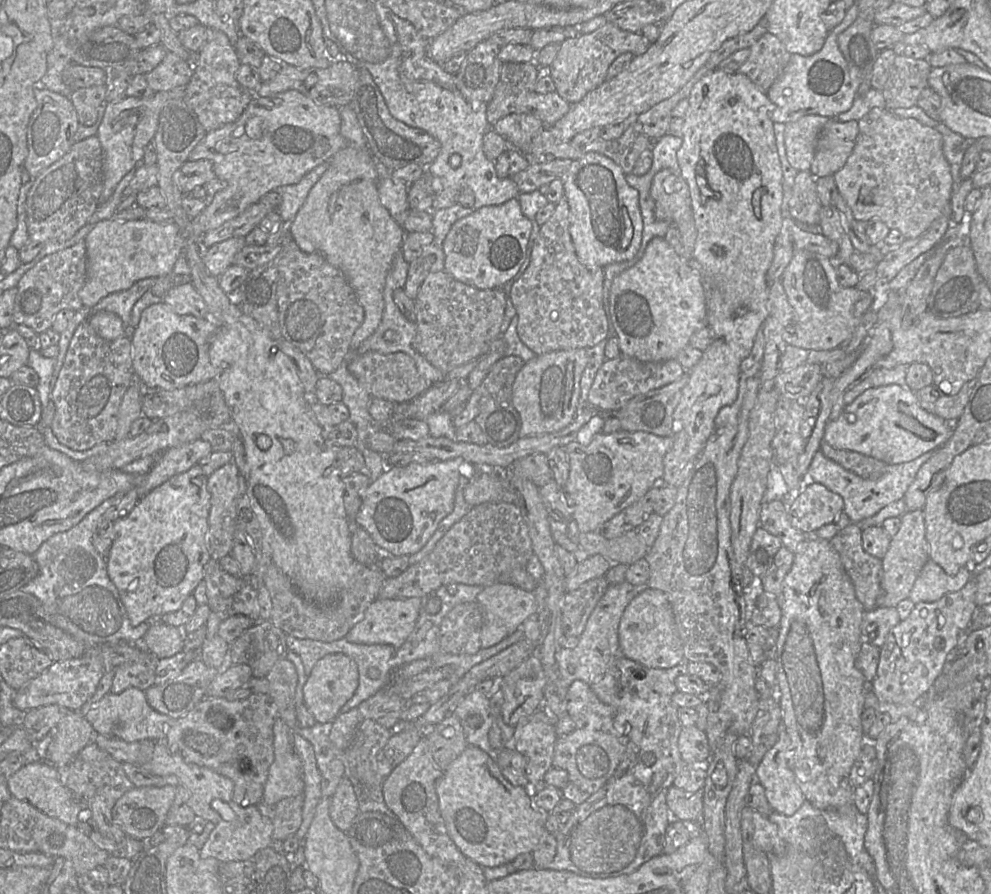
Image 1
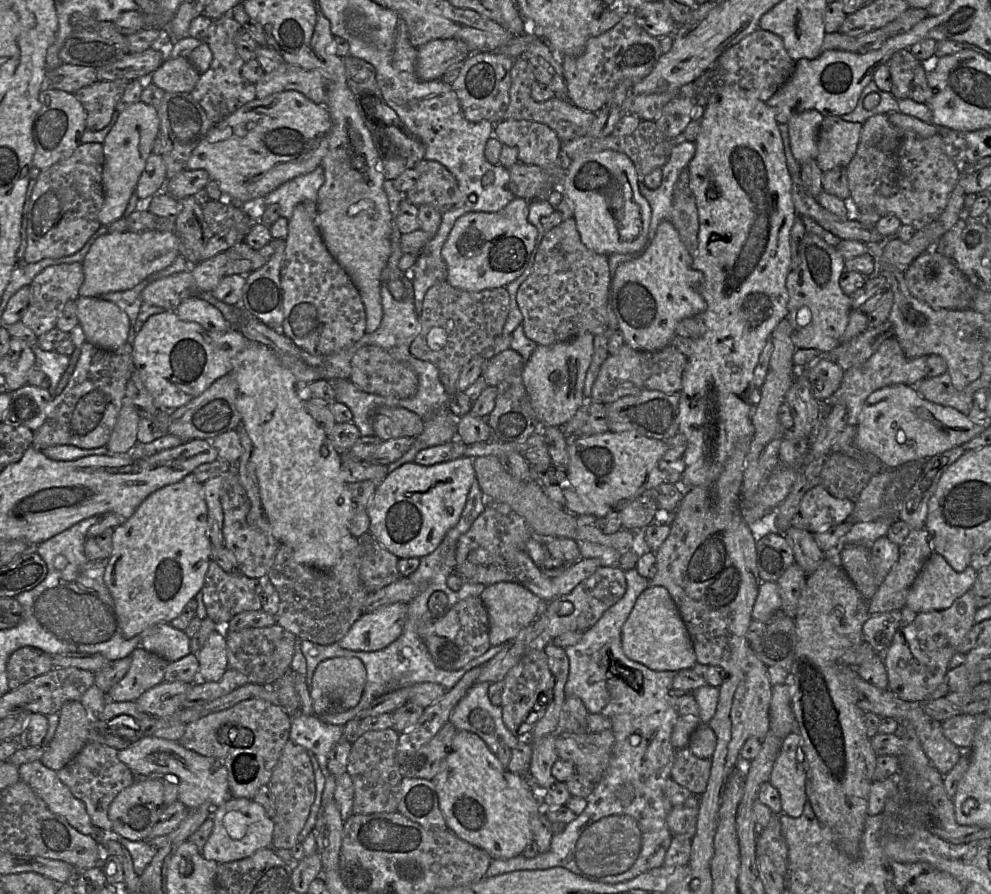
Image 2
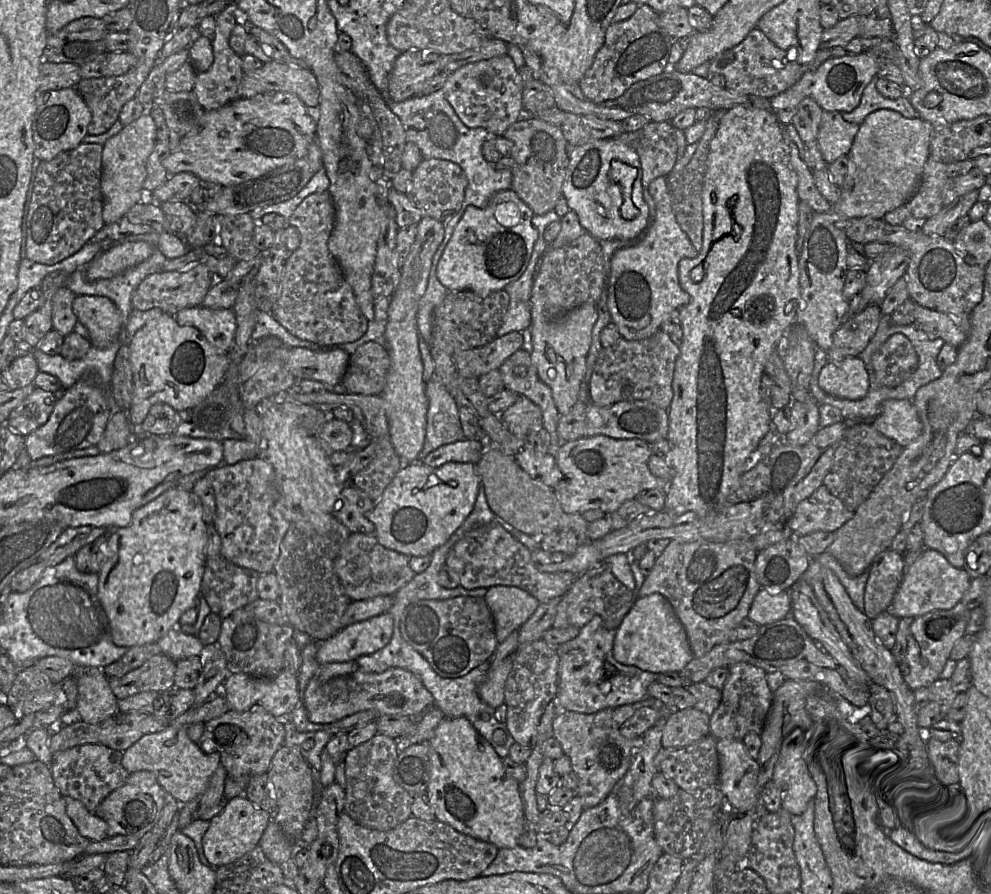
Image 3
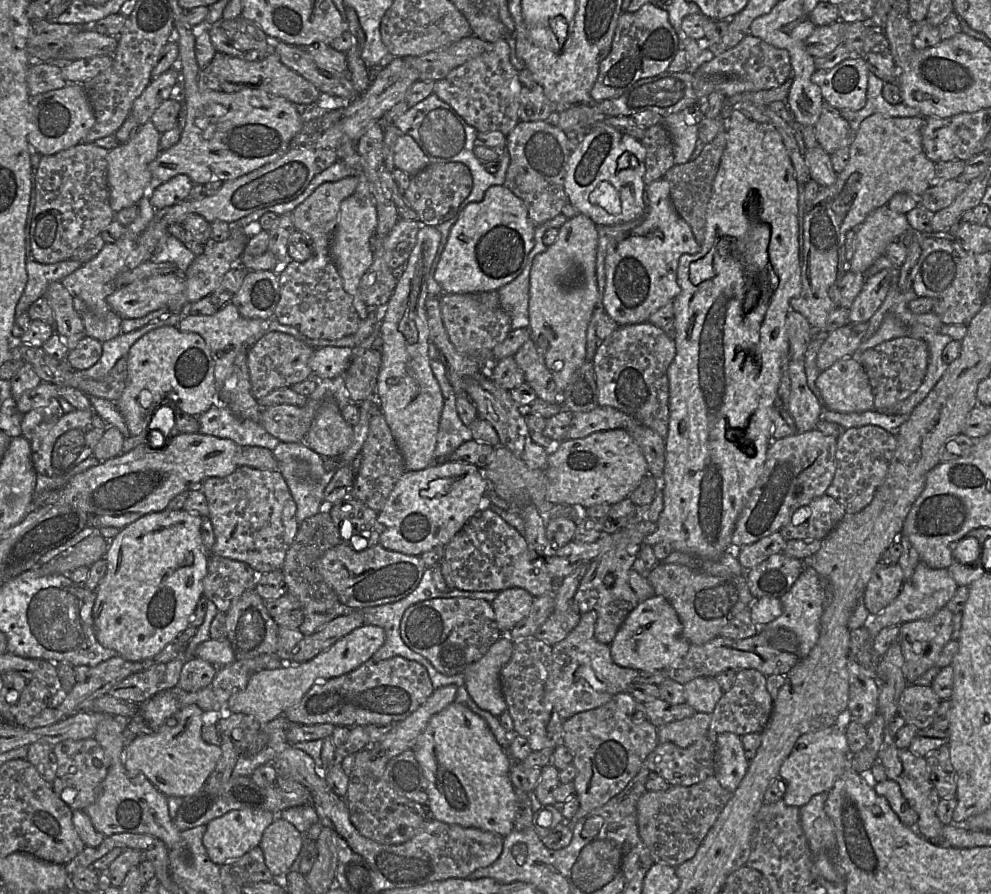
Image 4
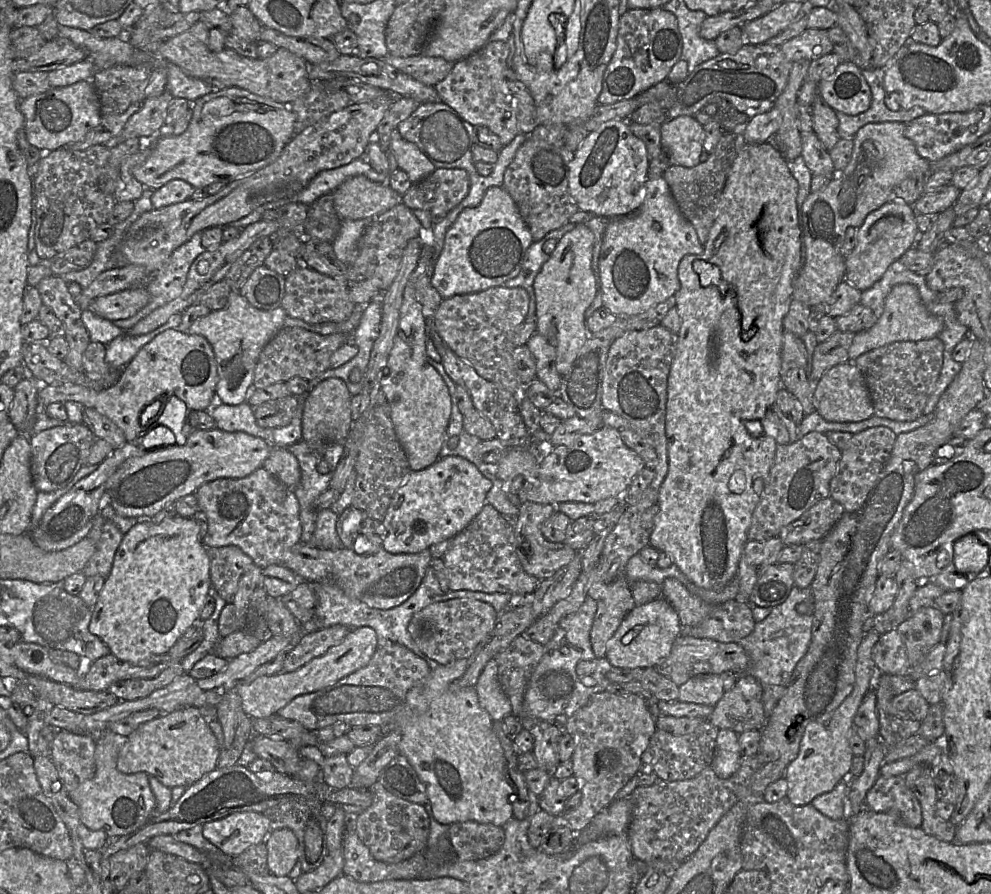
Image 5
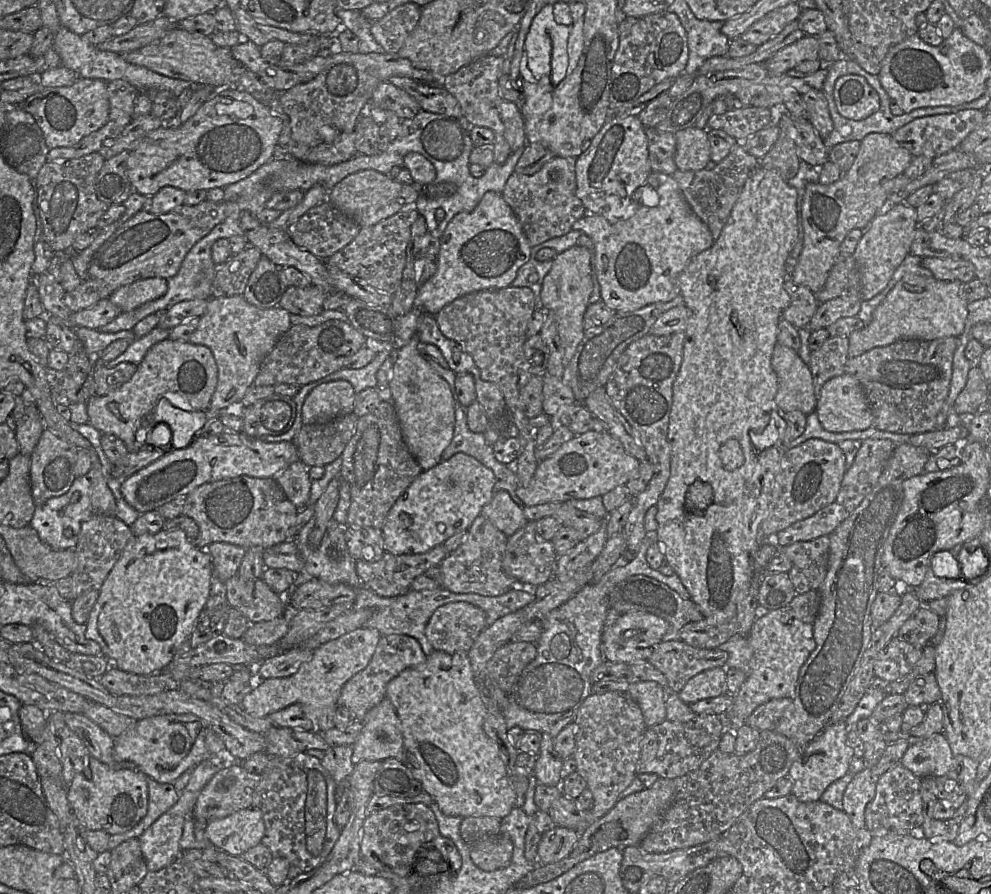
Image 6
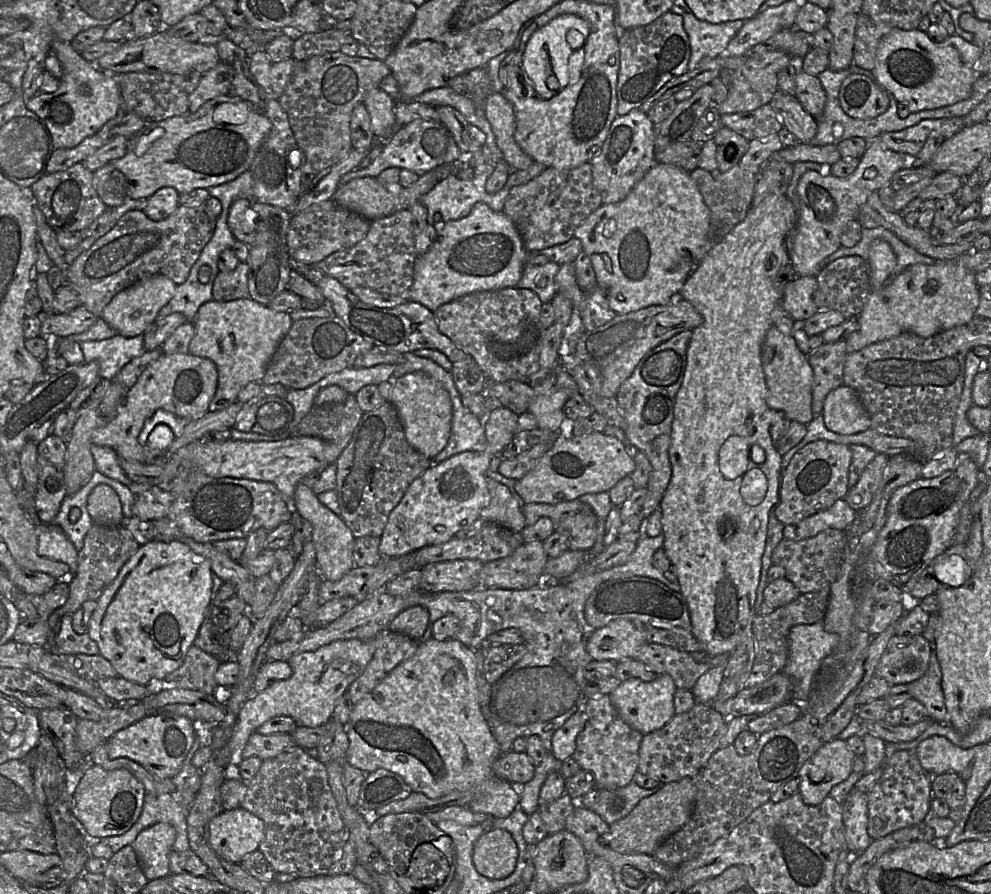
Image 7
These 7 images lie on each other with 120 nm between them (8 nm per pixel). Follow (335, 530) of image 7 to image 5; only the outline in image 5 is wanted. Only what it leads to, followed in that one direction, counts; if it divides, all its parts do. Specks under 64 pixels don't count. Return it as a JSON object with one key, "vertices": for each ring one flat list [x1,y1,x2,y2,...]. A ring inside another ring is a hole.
{"vertices":[[272,447,262,467,290,489,300,482,298,460,287,448]]}

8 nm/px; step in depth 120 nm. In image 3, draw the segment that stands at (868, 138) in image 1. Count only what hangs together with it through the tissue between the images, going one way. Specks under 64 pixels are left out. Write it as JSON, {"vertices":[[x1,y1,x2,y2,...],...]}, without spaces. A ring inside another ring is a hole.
{"vertices":[[929,156,917,191,905,204,911,216,929,219,944,207,941,193,949,179,946,174,946,165]]}

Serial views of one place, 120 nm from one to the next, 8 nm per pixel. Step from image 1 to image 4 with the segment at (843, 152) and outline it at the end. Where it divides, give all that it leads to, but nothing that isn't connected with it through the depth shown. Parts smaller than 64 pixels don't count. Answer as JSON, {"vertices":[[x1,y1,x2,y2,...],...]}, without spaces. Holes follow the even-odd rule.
{"vertices":[[825,100,817,123,814,125,818,145,832,155,839,148,849,145,854,135,847,120]]}

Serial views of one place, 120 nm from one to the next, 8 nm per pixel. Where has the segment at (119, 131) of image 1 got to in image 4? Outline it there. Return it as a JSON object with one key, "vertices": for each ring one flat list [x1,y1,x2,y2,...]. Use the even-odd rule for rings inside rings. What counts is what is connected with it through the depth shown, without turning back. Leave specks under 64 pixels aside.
{"vertices":[[152,120,141,125,136,135,127,143,118,144,113,149,109,150,108,161,108,174,107,180,110,193,110,206,112,210,117,213,124,208,137,204,144,195,144,189,151,187,154,189,153,177,148,169,149,163,151,163,160,153,160,137,161,133,156,129]]}

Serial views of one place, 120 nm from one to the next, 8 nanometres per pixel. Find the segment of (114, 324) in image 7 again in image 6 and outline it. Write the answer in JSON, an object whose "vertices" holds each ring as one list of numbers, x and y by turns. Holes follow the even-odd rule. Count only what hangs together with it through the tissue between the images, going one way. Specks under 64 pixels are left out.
{"vertices":[[151,277,124,285,113,292,108,299,121,312,132,311,146,302,162,297,168,289,167,279]]}

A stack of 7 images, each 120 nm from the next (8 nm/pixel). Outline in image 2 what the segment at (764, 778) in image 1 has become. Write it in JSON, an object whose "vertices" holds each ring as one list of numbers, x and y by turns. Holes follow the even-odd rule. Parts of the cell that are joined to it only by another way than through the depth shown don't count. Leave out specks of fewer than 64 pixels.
{"vertices":[[797,731,784,738,769,779,779,792,781,812,792,818,802,815,807,802,804,762,797,760,797,754,803,755,801,747,802,738]]}

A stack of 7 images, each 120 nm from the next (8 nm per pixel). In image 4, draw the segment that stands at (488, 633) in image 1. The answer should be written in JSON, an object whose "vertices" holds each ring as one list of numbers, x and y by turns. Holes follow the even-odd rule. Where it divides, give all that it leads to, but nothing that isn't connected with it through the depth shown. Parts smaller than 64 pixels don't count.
{"vertices":[[514,587,499,591,491,605,502,634,508,634,529,614,533,601,534,596,523,588]]}

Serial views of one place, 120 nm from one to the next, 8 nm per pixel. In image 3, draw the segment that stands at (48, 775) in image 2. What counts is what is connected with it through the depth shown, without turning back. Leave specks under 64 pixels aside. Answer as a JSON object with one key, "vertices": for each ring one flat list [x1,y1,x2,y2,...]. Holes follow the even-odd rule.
{"vertices":[[64,797,66,813,71,818,79,833,90,841,101,841,108,837,107,823,85,805,71,797]]}

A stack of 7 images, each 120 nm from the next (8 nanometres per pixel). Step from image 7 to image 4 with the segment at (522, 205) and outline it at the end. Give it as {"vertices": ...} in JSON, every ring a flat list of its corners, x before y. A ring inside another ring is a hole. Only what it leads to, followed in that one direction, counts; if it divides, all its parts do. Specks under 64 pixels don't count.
{"vertices":[[550,120,519,121,507,135,510,164,504,185,523,201,535,226,562,214,562,209,569,203,565,192,565,178,571,155,568,137]]}

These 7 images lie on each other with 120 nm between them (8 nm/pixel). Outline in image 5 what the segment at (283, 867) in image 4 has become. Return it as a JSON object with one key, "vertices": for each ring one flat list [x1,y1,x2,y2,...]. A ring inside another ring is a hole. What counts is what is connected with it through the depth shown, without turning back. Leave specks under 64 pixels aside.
{"vertices":[[289,828,272,830,265,844,270,873,288,876,299,859,299,842,294,832]]}

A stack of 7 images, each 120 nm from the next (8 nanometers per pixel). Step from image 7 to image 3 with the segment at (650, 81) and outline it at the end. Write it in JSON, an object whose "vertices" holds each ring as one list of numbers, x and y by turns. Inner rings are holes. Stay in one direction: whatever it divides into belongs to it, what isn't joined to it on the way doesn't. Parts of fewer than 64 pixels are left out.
{"vertices":[[644,4,628,19,613,22,608,27,602,47,578,82,586,98,596,103,616,99,634,83,671,69,668,68,668,60,675,39,660,26,659,17,657,11]]}

